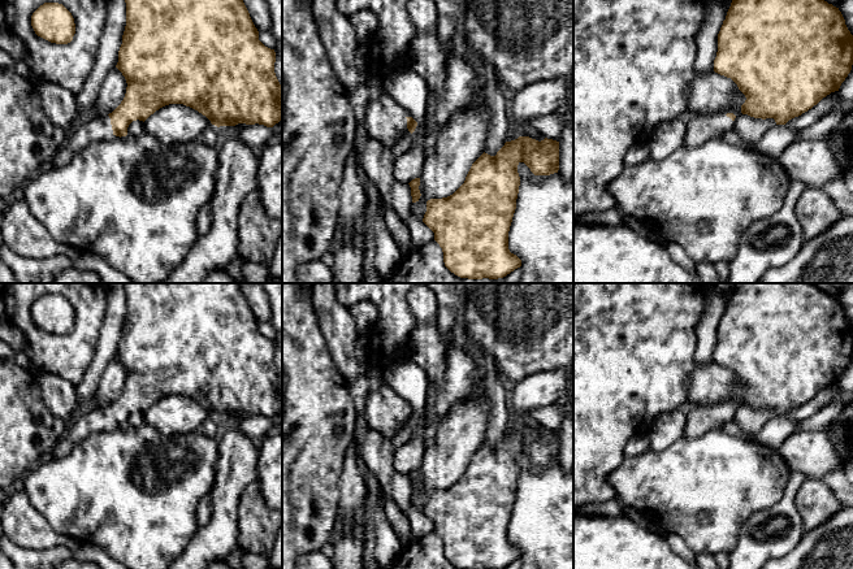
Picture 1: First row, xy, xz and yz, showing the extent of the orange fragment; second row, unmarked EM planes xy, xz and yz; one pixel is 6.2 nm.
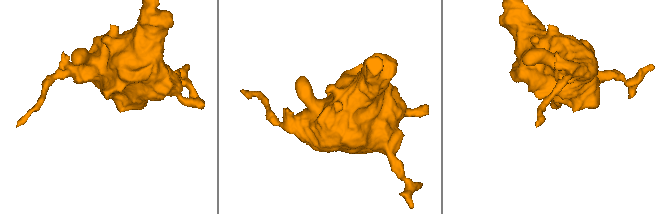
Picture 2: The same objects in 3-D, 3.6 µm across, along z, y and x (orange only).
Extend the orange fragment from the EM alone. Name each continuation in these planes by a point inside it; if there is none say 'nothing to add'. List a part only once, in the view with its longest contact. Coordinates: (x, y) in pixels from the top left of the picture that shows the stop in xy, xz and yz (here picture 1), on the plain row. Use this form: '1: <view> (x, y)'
1: xy (99, 420)

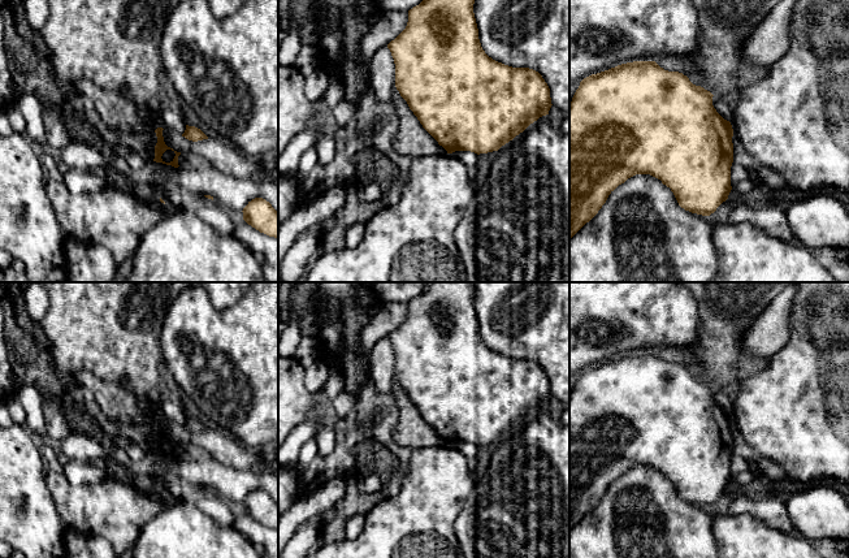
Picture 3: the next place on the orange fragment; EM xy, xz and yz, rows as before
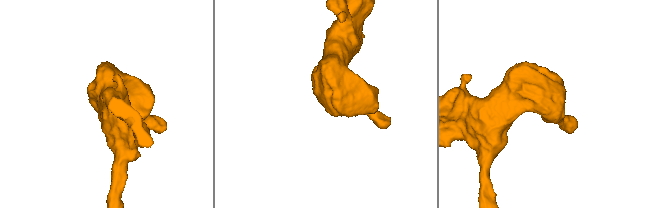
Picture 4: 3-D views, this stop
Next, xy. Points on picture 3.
nothing to add

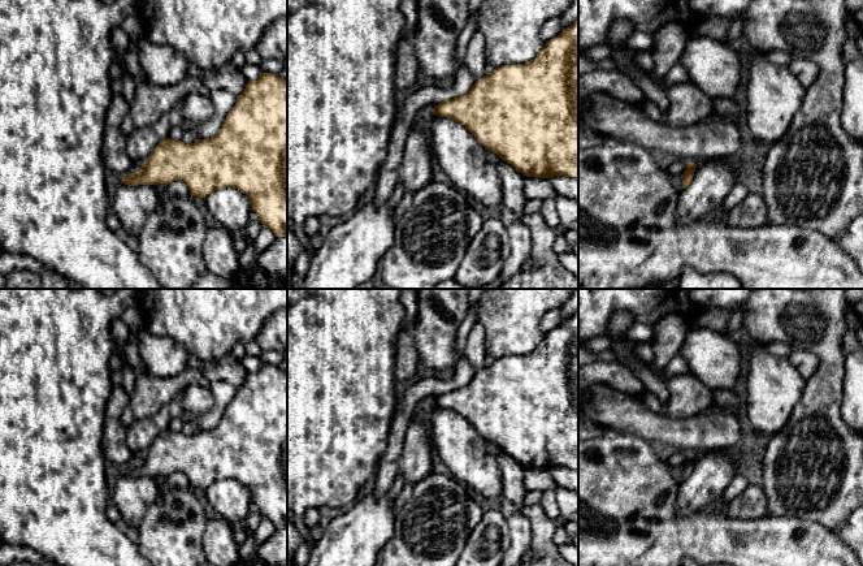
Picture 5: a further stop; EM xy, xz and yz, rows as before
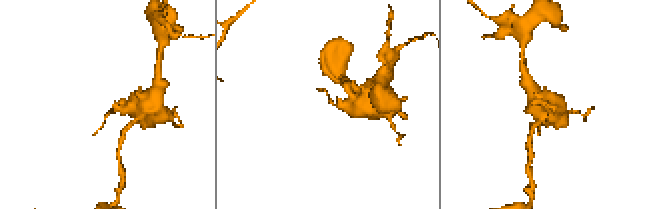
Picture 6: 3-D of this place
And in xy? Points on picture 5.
nothing to add

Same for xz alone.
nothing to add

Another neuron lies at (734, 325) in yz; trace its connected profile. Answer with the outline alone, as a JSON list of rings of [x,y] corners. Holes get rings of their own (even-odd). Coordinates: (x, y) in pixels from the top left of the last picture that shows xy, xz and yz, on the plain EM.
[[[732,310],[732,314],[728,319],[728,324],[724,332],[724,334],[730,336],[730,337],[740,337],[742,334],[742,316],[741,312],[737,310]]]

